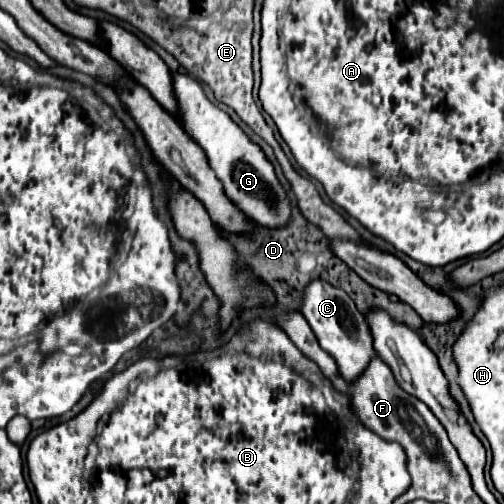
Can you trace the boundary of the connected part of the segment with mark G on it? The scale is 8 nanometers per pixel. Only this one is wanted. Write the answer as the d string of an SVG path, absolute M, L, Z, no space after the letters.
M174 74L174 96L180 106L182 128L204 148L212 170L224 184L226 196L252 220L264 224L266 228L282 228L292 218L292 204L274 174L274 166L264 156L262 148L254 144L244 130L218 106L214 106L200 82L188 74Z

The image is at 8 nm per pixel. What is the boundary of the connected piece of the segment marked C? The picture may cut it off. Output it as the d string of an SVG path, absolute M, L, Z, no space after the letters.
M314 280L304 292L302 314L316 334L320 346L336 360L336 366L340 368L340 374L344 374L344 380L356 380L356 376L360 376L360 372L368 368L368 360L376 356L376 350L372 346L372 332L366 316L358 312L352 298L348 298L340 288L326 284L324 280Z

